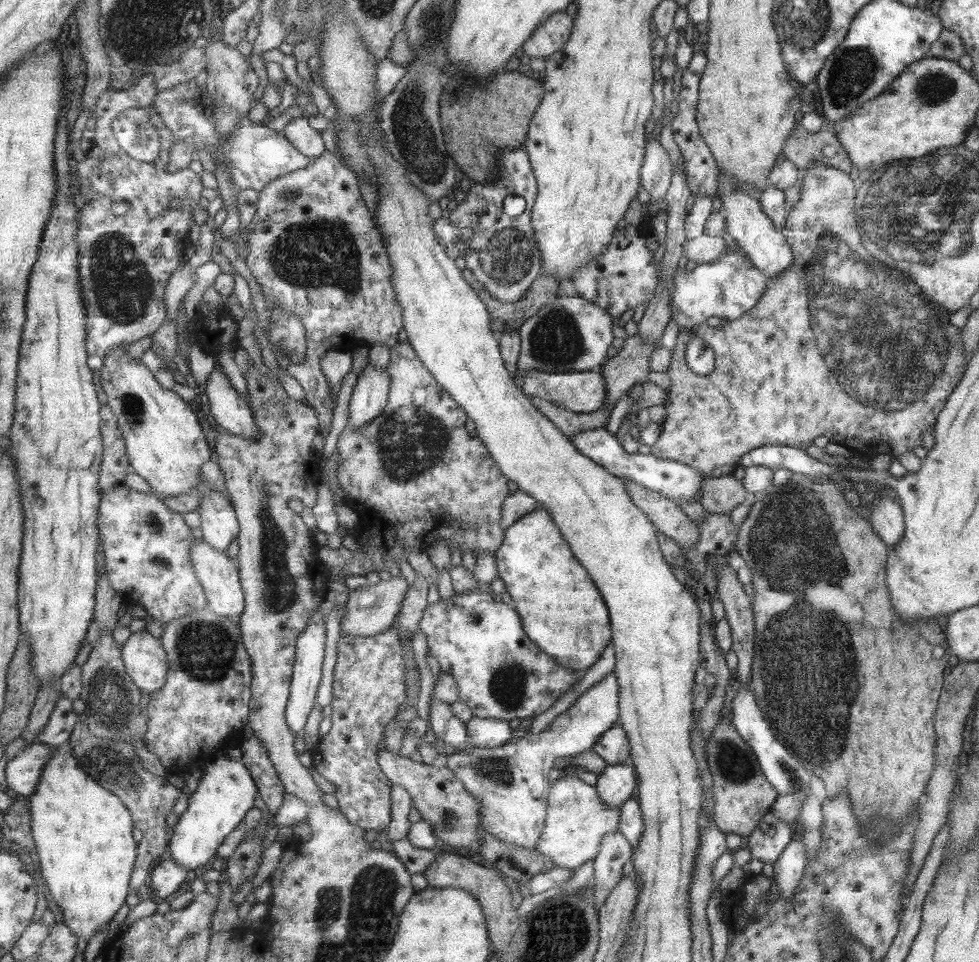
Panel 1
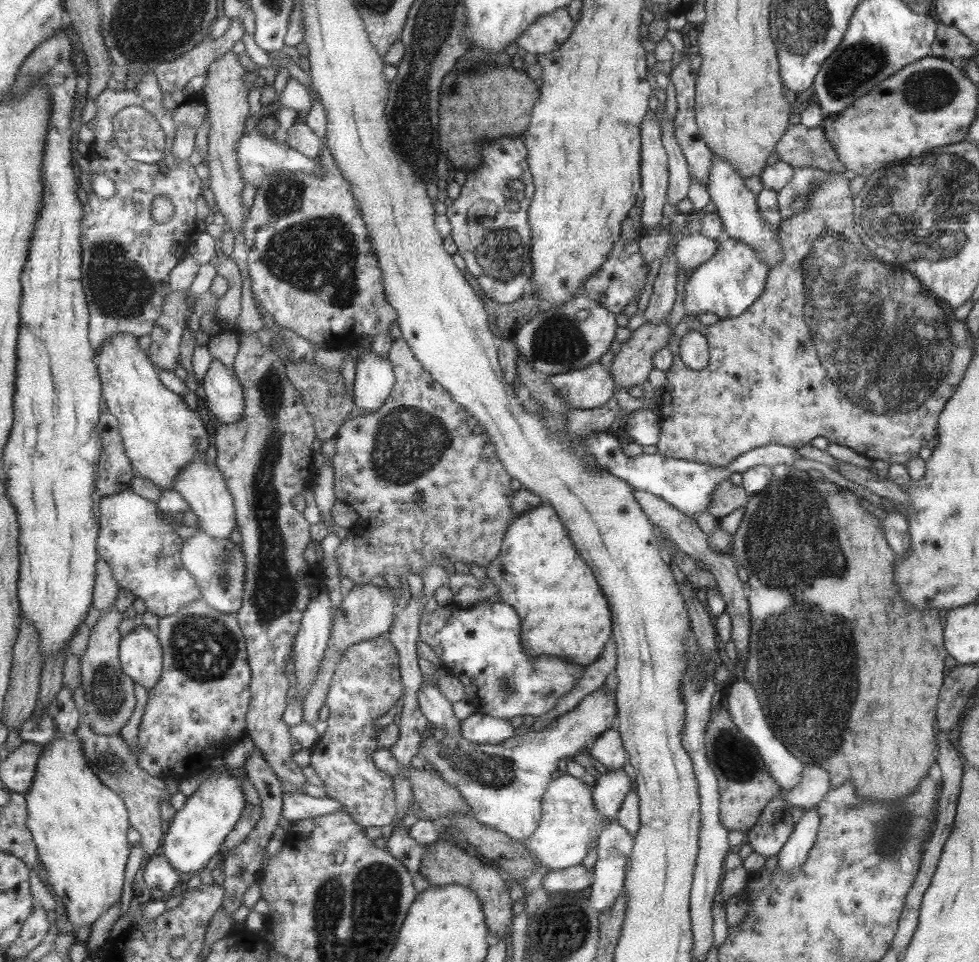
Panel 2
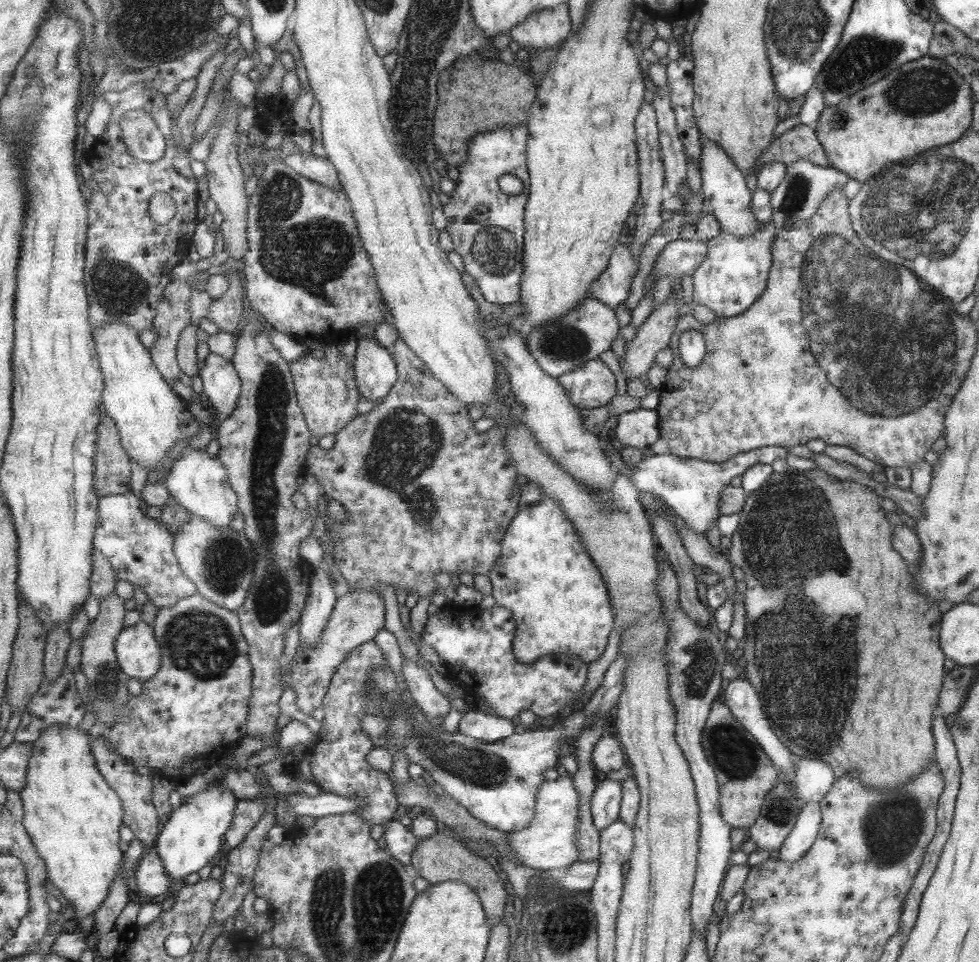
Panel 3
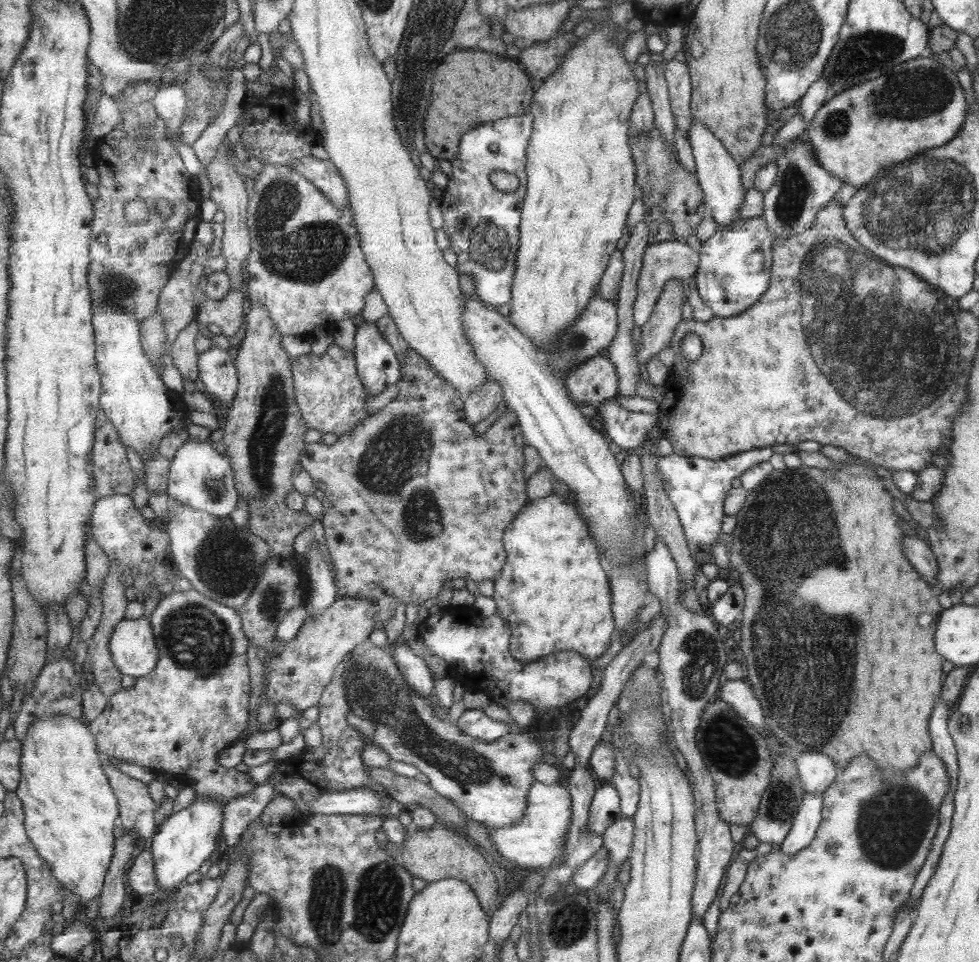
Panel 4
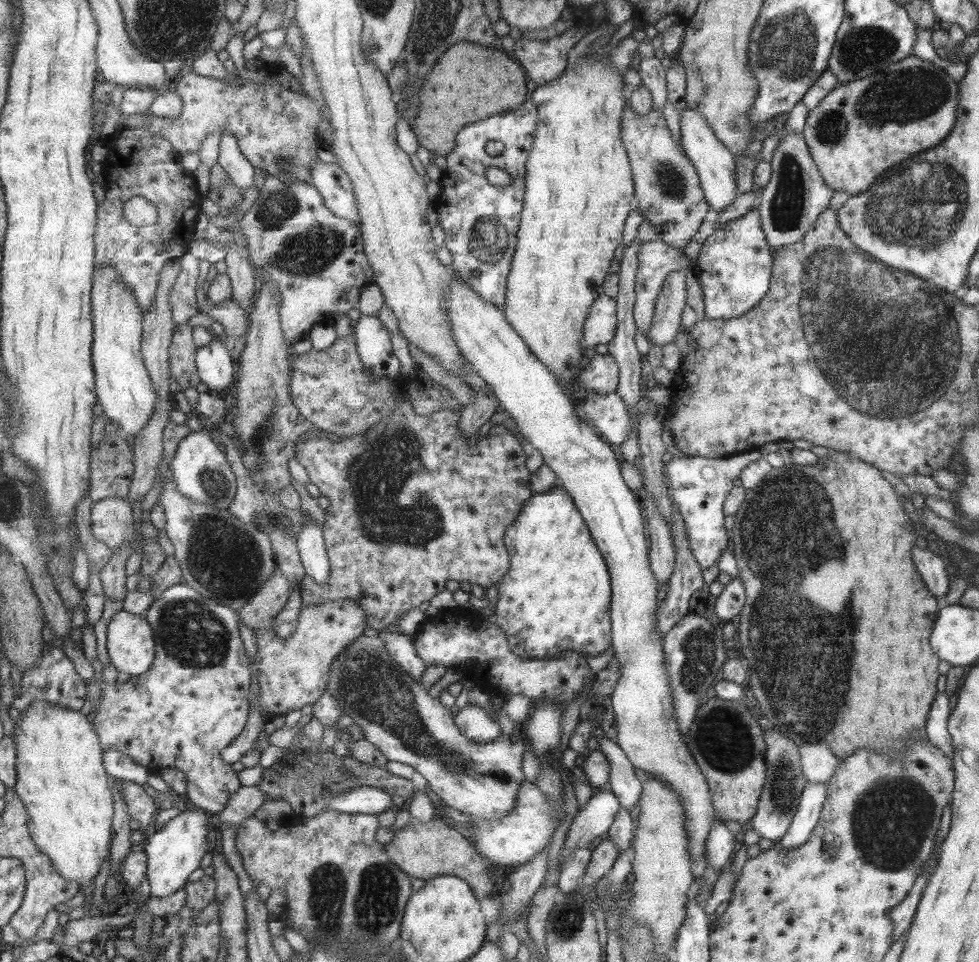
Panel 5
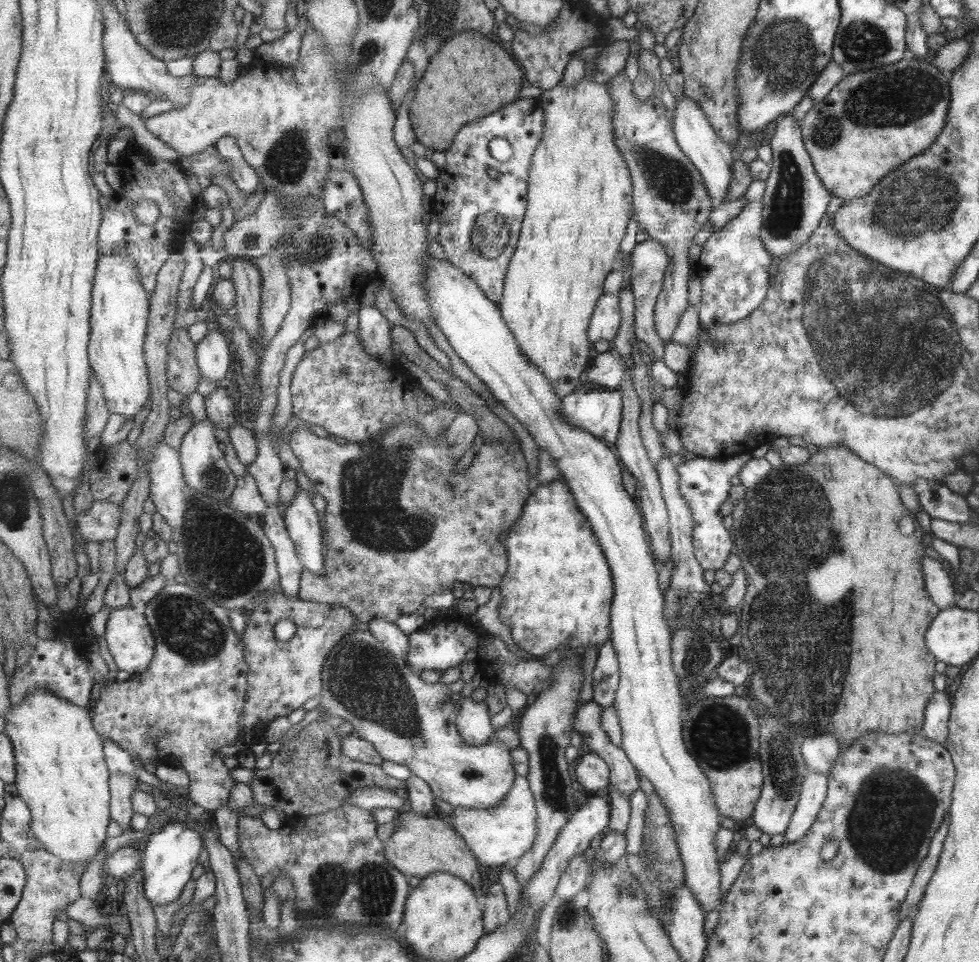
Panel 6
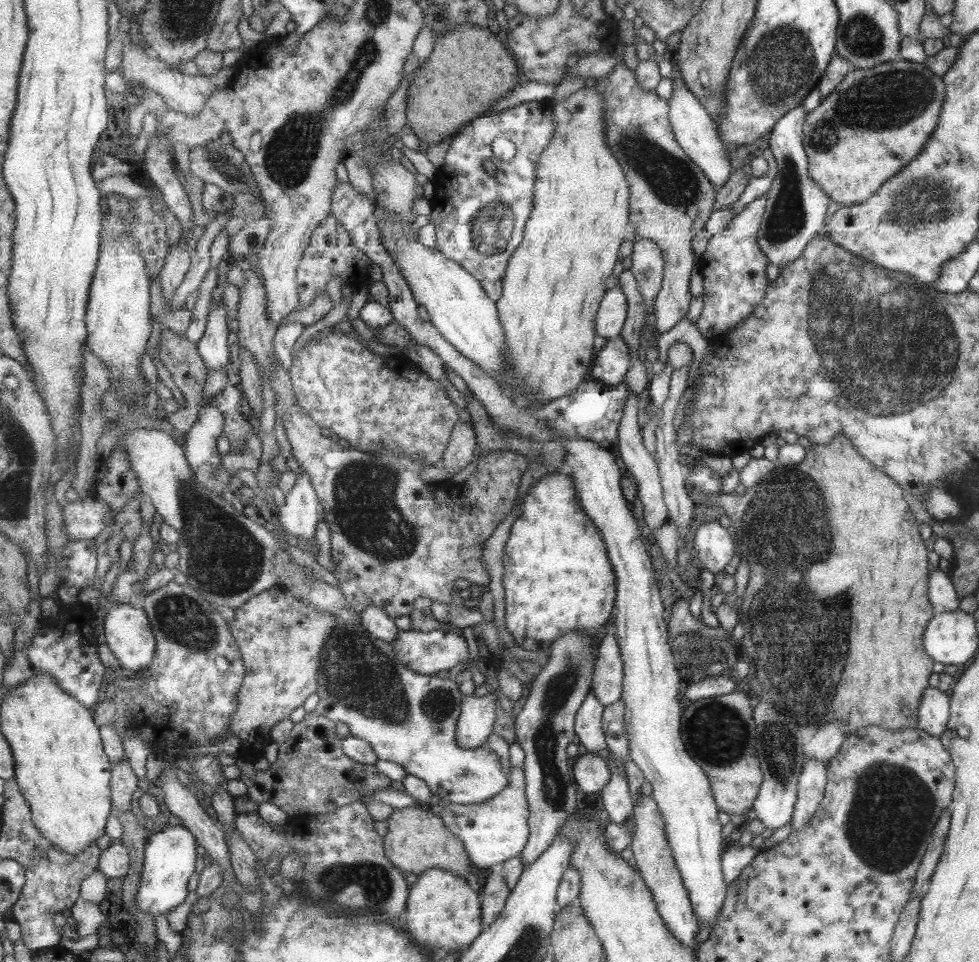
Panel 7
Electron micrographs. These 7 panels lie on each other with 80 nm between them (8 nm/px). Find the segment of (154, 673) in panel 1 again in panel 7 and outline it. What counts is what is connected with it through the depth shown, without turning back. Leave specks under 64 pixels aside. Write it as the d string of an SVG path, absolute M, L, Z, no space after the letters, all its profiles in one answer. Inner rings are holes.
M119 603L109 609L104 621L104 636L112 651L119 660L121 668L139 672L149 670L157 652L157 637L154 633L152 622L145 609L134 608L129 603Z

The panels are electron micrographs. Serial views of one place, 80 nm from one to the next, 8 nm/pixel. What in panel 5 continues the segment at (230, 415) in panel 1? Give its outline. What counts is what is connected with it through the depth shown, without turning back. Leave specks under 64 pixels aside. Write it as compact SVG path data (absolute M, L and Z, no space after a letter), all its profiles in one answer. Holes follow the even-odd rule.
M217 337L207 346L199 348L196 354L197 368L202 382L209 390L224 393L233 382L233 356L225 346L223 337Z

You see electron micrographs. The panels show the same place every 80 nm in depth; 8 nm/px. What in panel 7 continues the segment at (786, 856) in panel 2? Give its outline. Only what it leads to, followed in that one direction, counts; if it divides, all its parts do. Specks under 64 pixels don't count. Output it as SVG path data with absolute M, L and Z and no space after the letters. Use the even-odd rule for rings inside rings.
M805 759L796 786L796 805L790 824L793 831L800 829L811 817L823 798L826 783L826 763Z

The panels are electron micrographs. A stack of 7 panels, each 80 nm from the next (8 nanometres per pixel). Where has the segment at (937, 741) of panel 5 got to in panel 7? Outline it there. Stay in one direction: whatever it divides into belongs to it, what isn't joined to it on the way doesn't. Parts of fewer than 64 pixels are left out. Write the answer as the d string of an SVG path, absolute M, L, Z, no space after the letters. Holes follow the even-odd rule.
M925 688L919 698L915 727L925 731L925 734L940 737L946 730L949 708L949 699L944 692L935 688Z

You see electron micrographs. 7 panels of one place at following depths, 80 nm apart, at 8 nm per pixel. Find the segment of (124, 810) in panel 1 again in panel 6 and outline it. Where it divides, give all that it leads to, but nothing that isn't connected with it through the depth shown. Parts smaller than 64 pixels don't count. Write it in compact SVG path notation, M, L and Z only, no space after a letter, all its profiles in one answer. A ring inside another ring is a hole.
M37 690L21 704L12 704L6 717L6 734L12 739L16 752L16 785L21 798L32 811L32 829L45 843L50 853L69 864L83 863L86 867L99 854L107 838L107 826L112 821L112 772L104 753L104 738L96 732L93 711L75 706L49 690Z

